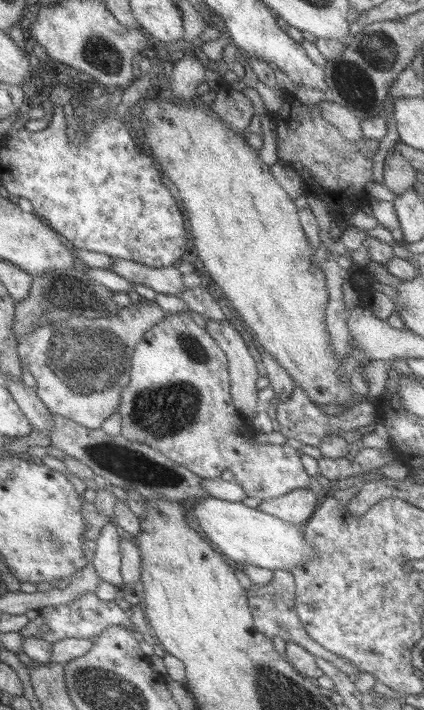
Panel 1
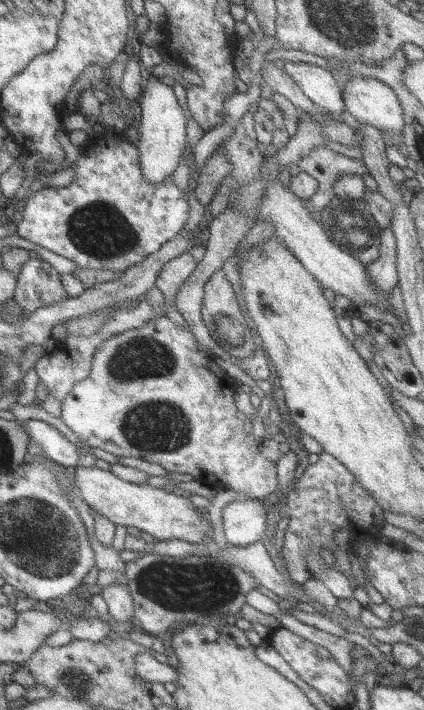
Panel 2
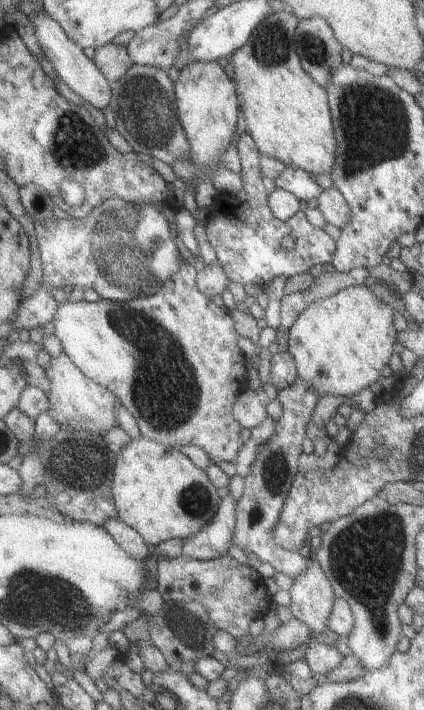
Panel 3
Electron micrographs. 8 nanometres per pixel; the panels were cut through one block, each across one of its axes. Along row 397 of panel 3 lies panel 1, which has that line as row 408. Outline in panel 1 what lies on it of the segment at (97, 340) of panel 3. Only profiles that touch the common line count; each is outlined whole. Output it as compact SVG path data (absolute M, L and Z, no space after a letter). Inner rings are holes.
M179 312L174 314L162 314L161 318L153 325L150 326L141 335L137 344L135 344L133 349L133 354L129 359L129 382L127 386L121 389L121 395L119 395L119 405L115 407L115 412L121 416L121 433L120 435L129 439L130 441L145 444L149 446L151 450L167 456L171 462L183 466L192 474L195 474L199 479L211 479L219 477L223 471L231 472L231 476L235 478L234 482L237 484L238 488L241 488L242 494L246 498L258 498L260 501L265 501L271 498L279 497L280 495L292 492L293 490L306 489L308 487L309 479L307 477L304 468L299 461L300 451L295 450L295 448L284 444L261 444L259 445L255 442L254 438L249 438L251 432L249 432L249 424L241 419L239 413L235 410L233 406L230 394L229 394L229 374L227 372L227 358L221 352L221 349L215 344L215 341L205 332L204 328L200 328L198 325L193 323L191 317L185 312Z

